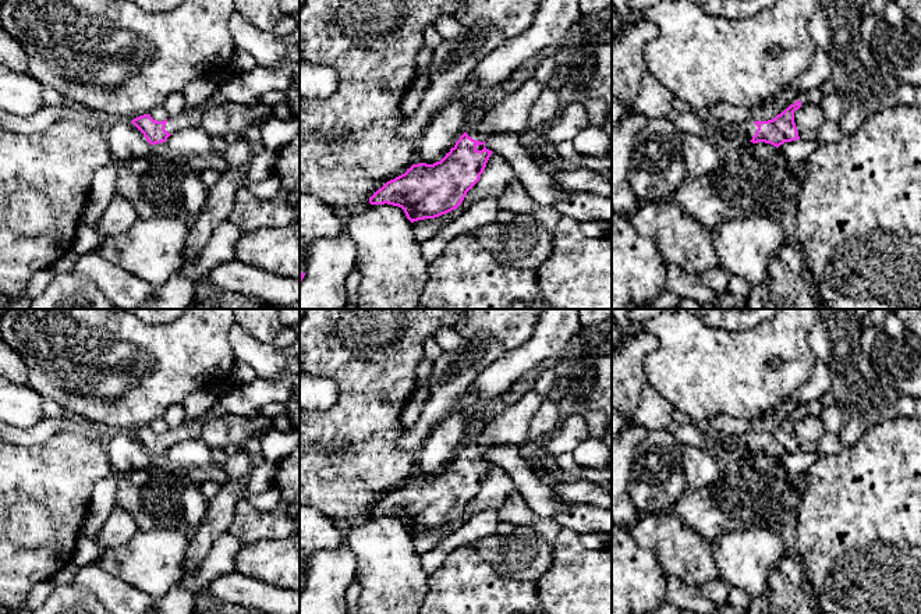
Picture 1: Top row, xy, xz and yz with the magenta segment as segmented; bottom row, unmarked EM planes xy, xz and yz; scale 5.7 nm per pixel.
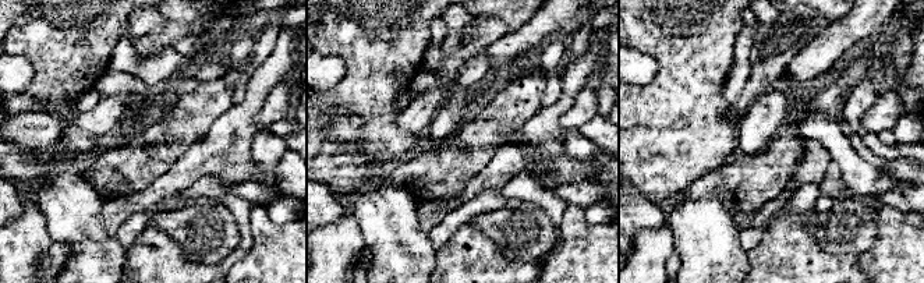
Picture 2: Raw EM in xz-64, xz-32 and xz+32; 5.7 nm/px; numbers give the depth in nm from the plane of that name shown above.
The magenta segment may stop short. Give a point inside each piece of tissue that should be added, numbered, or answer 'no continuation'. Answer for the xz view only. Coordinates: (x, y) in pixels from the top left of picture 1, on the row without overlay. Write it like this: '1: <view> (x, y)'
1: xz (512, 426)

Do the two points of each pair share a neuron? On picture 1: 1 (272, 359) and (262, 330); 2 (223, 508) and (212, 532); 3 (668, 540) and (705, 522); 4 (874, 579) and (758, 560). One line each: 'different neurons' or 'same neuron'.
1: different neurons
2: same neuron
3: different neurons
4: different neurons

